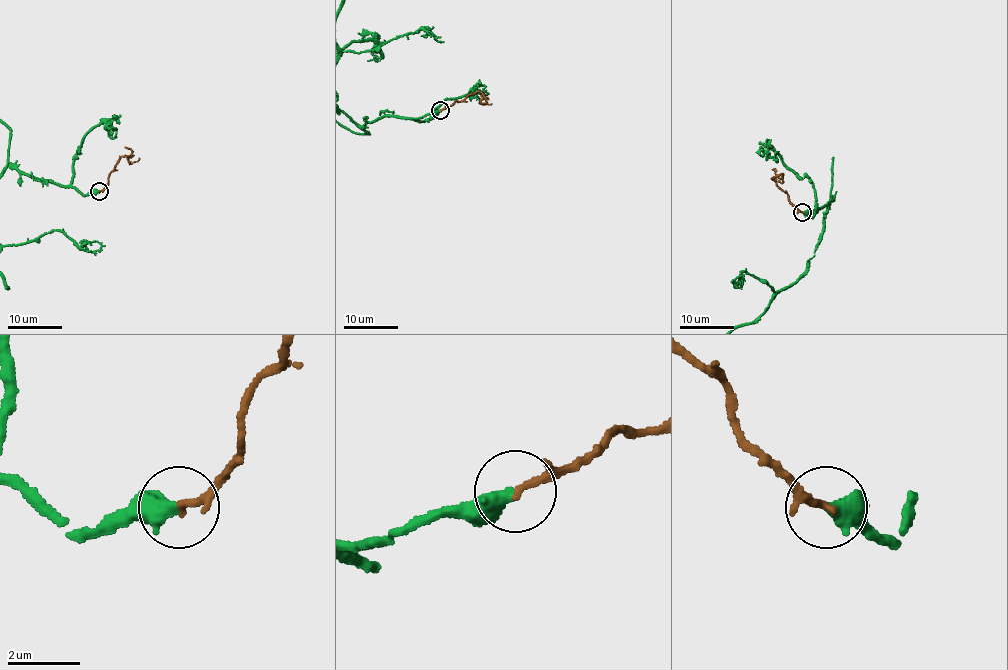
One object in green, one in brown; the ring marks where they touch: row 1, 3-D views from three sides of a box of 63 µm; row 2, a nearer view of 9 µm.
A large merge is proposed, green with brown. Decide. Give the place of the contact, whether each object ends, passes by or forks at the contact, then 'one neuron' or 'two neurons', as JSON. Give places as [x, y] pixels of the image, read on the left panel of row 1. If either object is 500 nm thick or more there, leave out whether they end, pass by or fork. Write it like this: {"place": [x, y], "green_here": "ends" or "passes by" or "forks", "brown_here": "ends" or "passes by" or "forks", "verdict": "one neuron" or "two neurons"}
{"place": [99, 191], "green_here": "ends", "brown_here": "ends", "verdict": "one neuron"}

